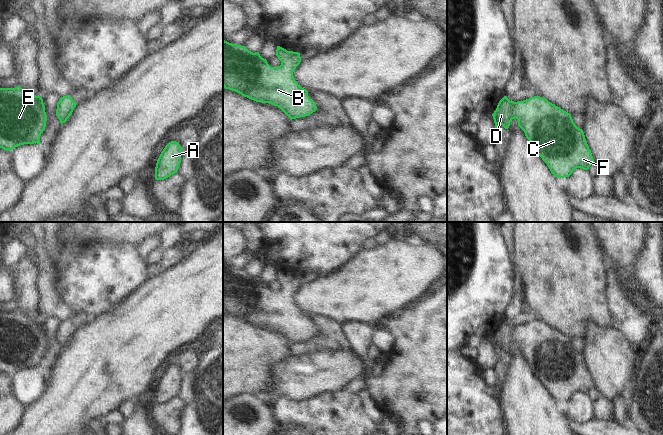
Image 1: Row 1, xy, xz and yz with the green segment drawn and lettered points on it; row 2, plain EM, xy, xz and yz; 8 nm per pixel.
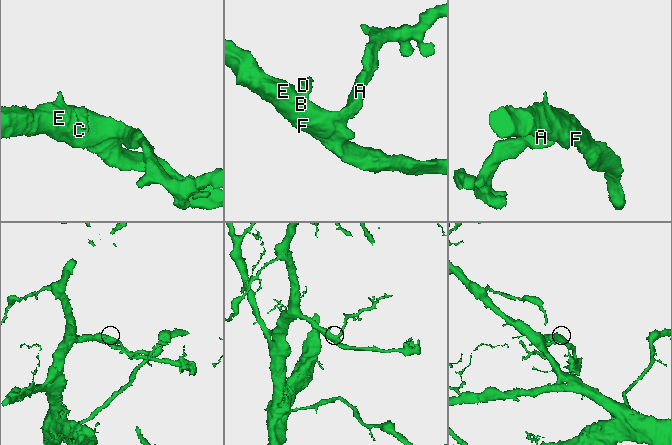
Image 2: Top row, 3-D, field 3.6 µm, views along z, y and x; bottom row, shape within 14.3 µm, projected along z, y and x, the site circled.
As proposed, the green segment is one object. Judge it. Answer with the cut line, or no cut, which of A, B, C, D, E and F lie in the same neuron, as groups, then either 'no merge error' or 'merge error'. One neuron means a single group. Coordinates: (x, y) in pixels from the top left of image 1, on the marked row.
no cut | A B C D E F | no merge error

